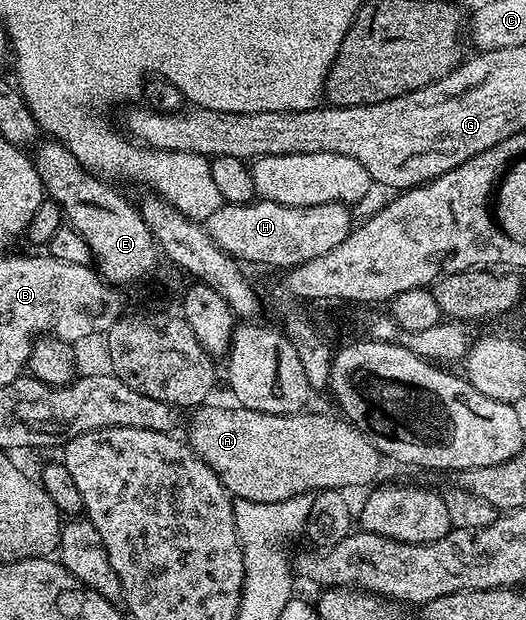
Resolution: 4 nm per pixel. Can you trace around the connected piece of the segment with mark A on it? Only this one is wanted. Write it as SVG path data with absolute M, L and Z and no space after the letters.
M202 406L193 413L194 421L190 424L190 437L188 443L196 453L205 462L210 469L218 473L220 482L226 487L226 491L231 497L247 499L248 502L256 503L274 503L280 502L282 499L292 498L294 495L302 495L305 492L313 492L315 494L323 490L347 490L346 488L362 488L365 484L373 485L374 479L378 476L378 471L382 468L384 457L382 453L376 450L376 446L372 446L370 439L364 435L359 428L355 428L349 420L334 416L317 416L311 410L303 410L293 416L277 416L276 414L268 414L267 412L257 412L251 408L241 406L233 406L234 408L210 408L211 406Z

